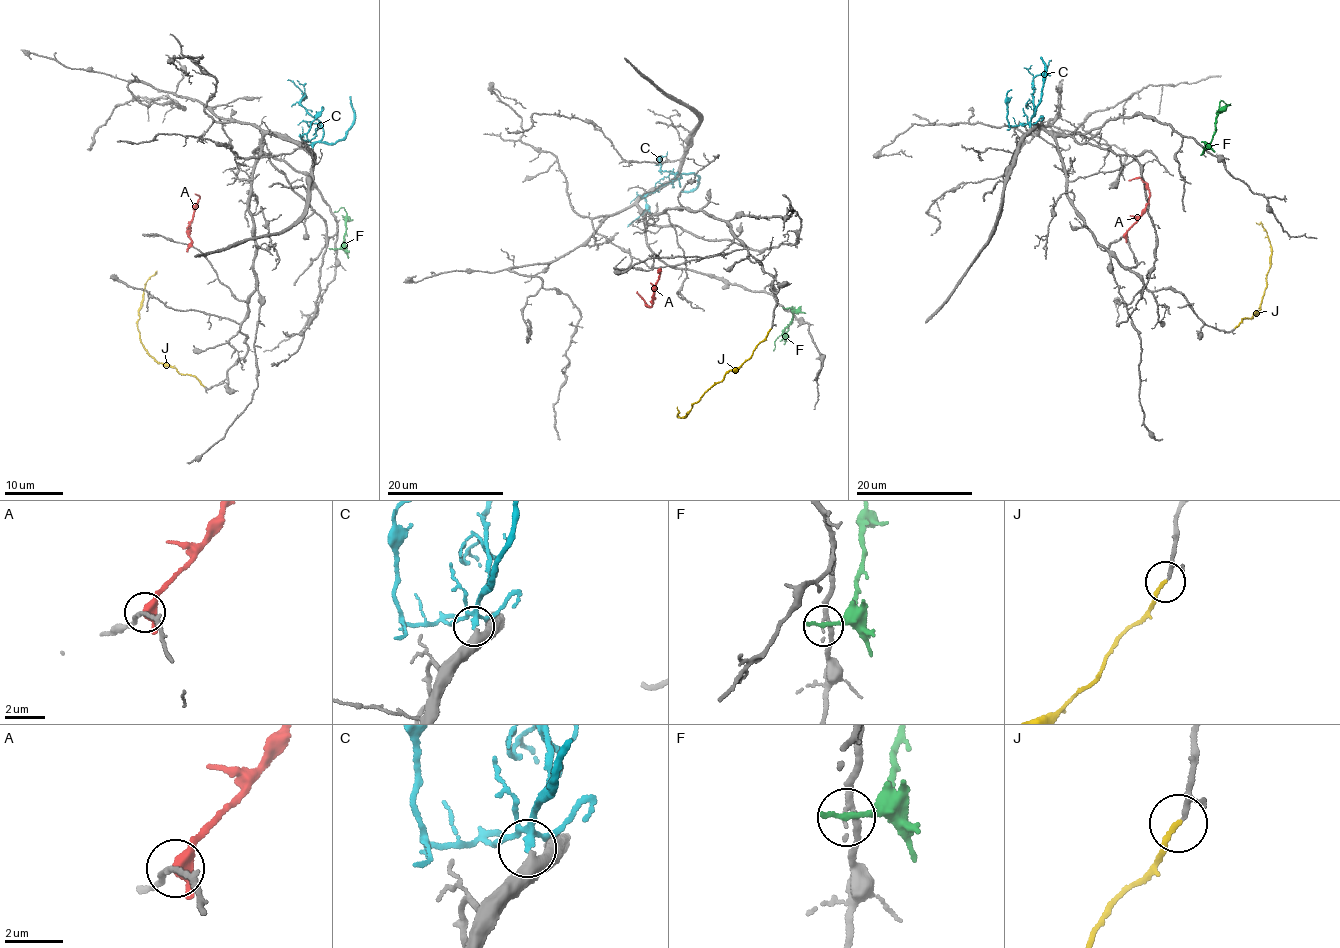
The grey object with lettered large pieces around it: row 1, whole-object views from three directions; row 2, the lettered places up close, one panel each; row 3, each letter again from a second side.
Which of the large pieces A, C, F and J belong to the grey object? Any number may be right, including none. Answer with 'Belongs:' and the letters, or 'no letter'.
Belongs: J

